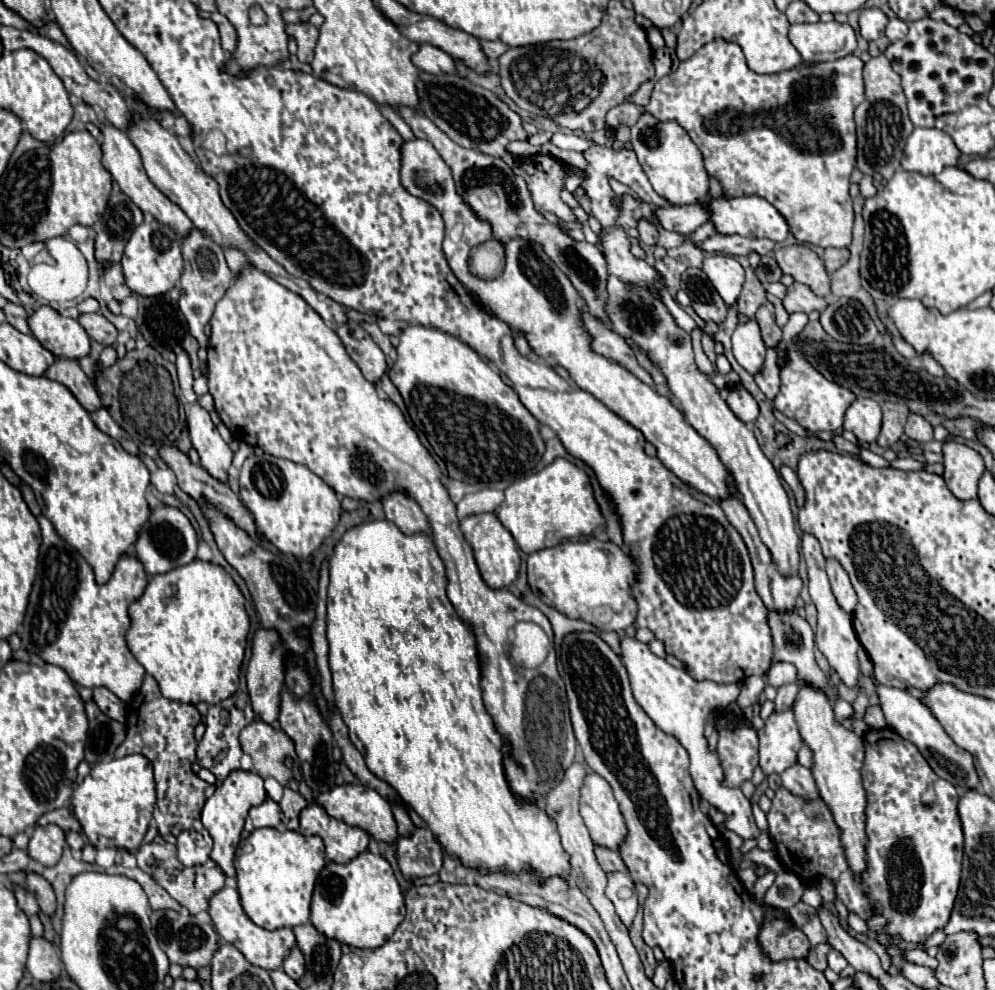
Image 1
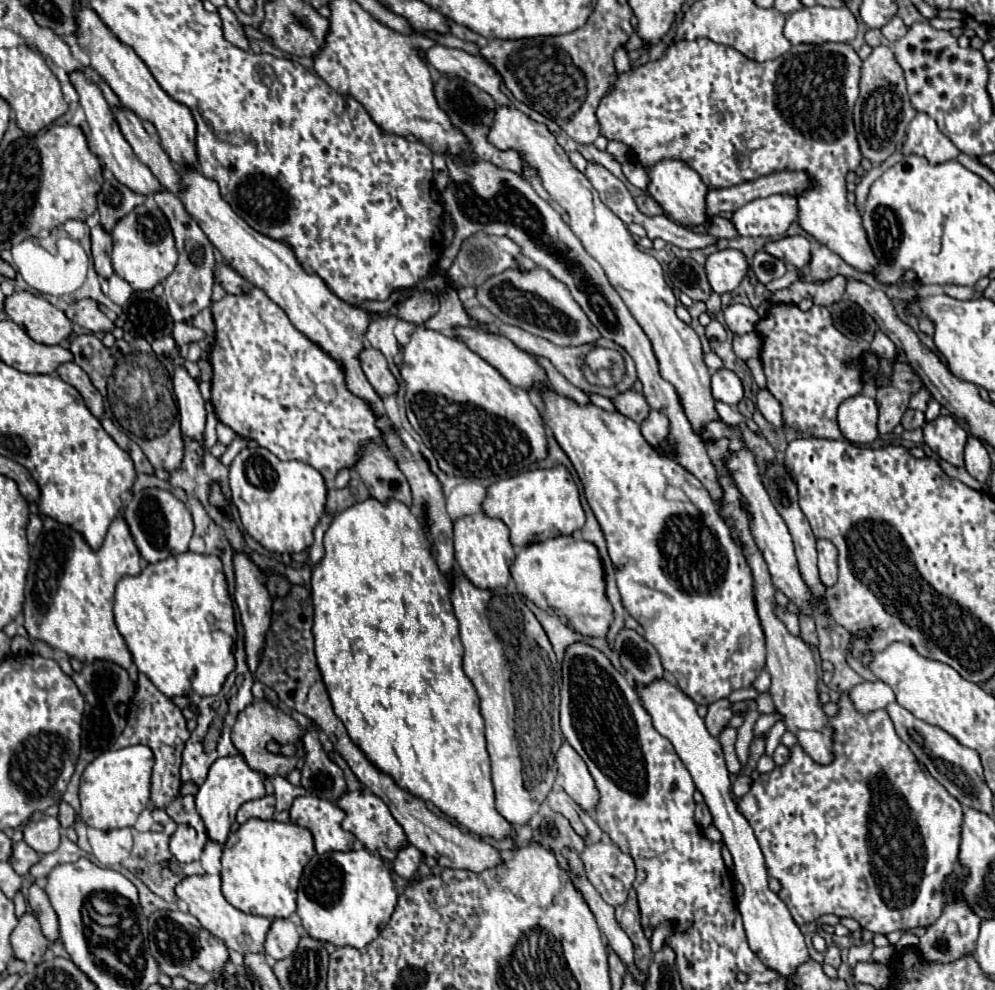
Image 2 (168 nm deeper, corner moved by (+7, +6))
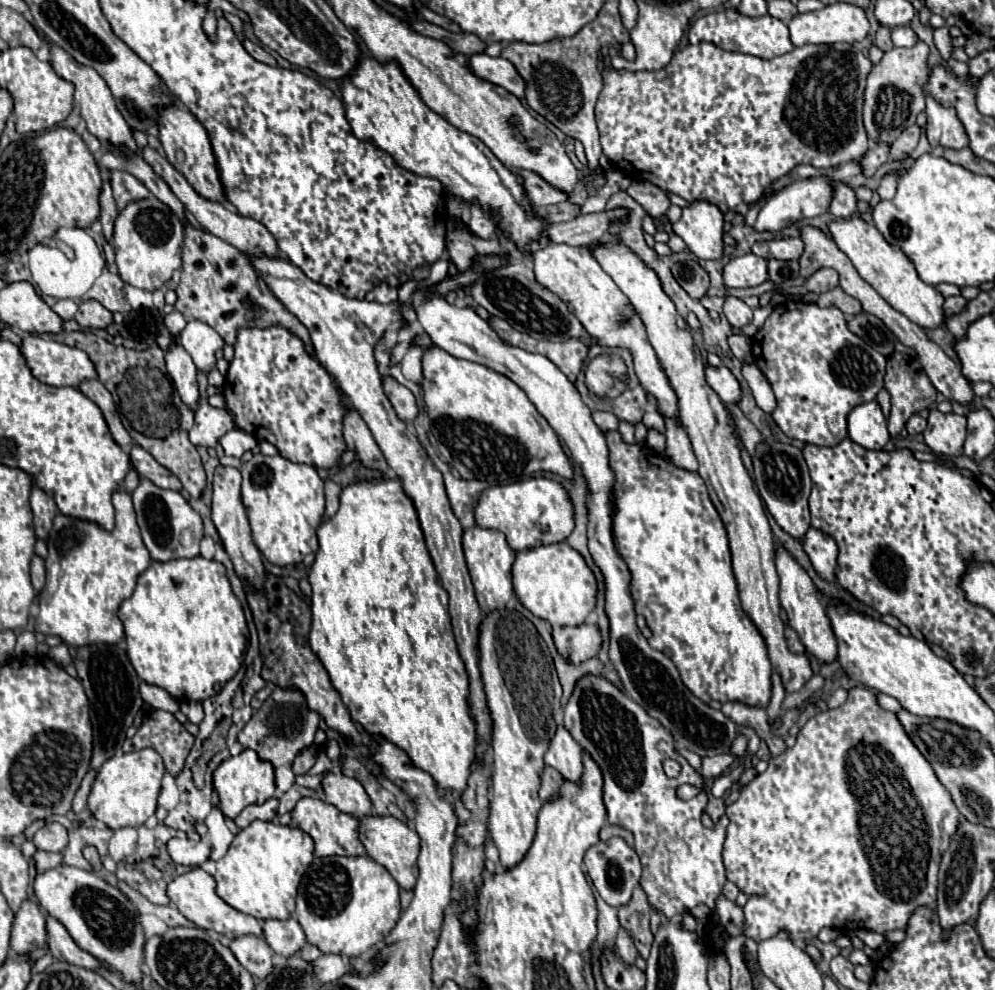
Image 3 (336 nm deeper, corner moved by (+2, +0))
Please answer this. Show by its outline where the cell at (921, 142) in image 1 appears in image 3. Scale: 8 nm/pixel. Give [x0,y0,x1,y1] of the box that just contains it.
[926,95,968,149]

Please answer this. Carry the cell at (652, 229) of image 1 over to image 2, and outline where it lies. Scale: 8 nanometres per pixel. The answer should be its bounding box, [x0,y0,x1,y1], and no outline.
[635,195,663,217]

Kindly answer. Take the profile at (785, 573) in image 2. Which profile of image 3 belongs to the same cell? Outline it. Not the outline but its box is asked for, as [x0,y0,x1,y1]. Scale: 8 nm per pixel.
[776,547,838,665]

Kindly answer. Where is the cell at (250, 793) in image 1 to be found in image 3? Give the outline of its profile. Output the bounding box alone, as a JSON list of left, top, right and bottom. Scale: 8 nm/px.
[214,749,276,819]

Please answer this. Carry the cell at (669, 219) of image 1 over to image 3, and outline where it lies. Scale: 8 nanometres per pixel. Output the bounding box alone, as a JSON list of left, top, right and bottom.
[830,183,856,219]

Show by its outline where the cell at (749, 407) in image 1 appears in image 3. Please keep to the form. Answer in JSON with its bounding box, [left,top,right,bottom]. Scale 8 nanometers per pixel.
[706,365,740,405]

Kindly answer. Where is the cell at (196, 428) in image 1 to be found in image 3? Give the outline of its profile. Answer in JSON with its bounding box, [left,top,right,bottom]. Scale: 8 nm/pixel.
[164,343,198,409]

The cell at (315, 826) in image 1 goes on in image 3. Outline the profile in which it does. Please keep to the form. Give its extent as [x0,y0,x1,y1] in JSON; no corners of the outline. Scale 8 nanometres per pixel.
[292,797,364,857]

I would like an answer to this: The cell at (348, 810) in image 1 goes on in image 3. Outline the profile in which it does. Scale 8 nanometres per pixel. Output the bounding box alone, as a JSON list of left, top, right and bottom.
[360,815,420,891]

